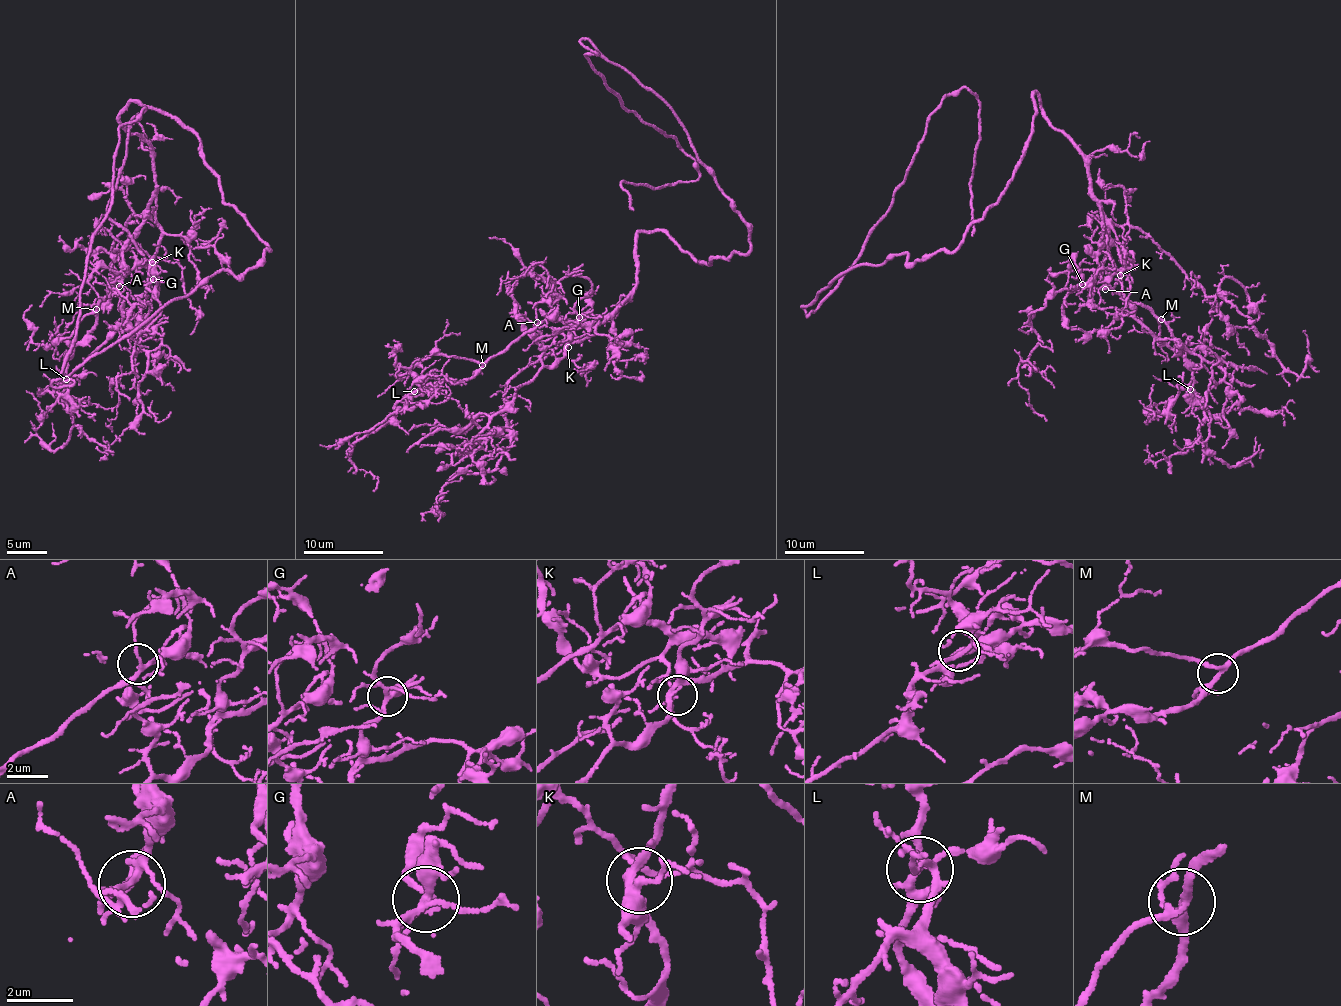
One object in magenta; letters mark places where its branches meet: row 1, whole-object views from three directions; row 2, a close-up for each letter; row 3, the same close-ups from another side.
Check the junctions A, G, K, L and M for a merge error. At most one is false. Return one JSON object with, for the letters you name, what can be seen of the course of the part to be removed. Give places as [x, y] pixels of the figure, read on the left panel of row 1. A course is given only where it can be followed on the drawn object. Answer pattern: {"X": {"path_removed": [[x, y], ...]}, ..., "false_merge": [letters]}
{"false_merge": []}

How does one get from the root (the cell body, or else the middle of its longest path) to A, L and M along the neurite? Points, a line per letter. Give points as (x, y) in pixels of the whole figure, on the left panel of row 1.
A: (264, 256), (194, 133), (131, 100), (119, 122), (149, 145), (156, 190), (119, 286)
L: (264, 256), (266, 243), (224, 202), (194, 133), (131, 100), (119, 122), (149, 145), (156, 190), (66, 379)
M: (264, 256), (194, 133), (131, 100), (119, 122), (149, 145), (156, 190), (97, 310)

